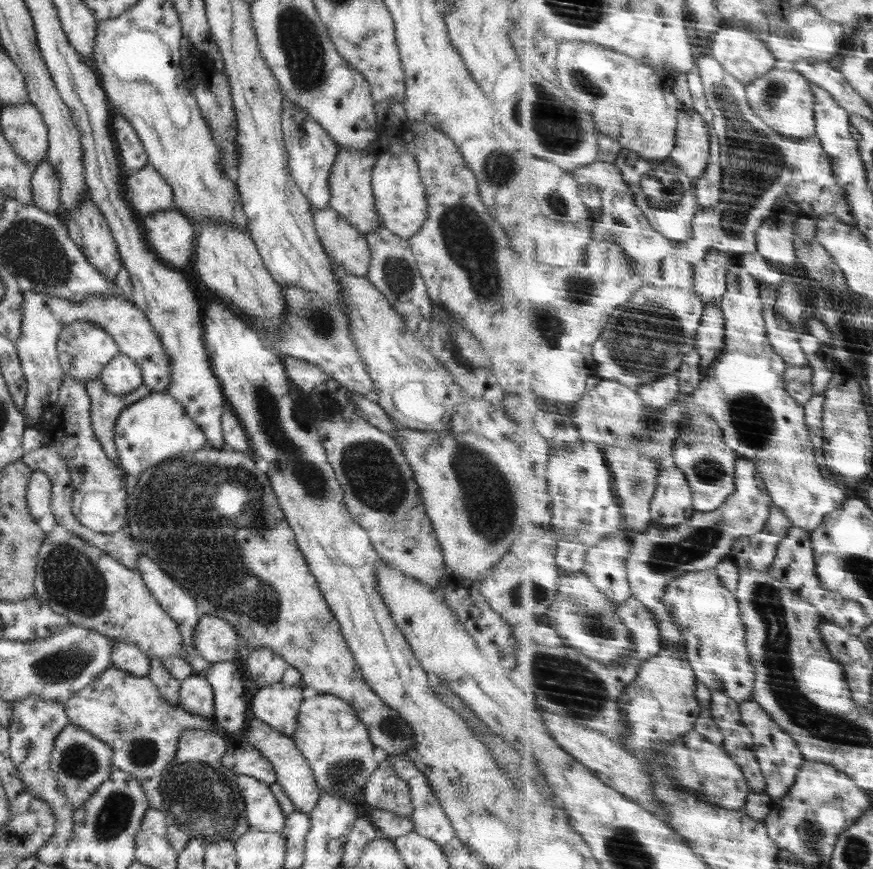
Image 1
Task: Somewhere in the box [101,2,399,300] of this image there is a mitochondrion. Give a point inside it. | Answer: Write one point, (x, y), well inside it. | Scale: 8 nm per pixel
(298, 38)

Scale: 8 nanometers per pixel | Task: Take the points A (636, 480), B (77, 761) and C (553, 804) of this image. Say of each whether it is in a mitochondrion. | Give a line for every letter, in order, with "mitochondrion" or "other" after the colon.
A: mitochondrion
B: mitochondrion
C: other

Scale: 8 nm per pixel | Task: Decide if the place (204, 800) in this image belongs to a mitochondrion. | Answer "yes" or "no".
yes

